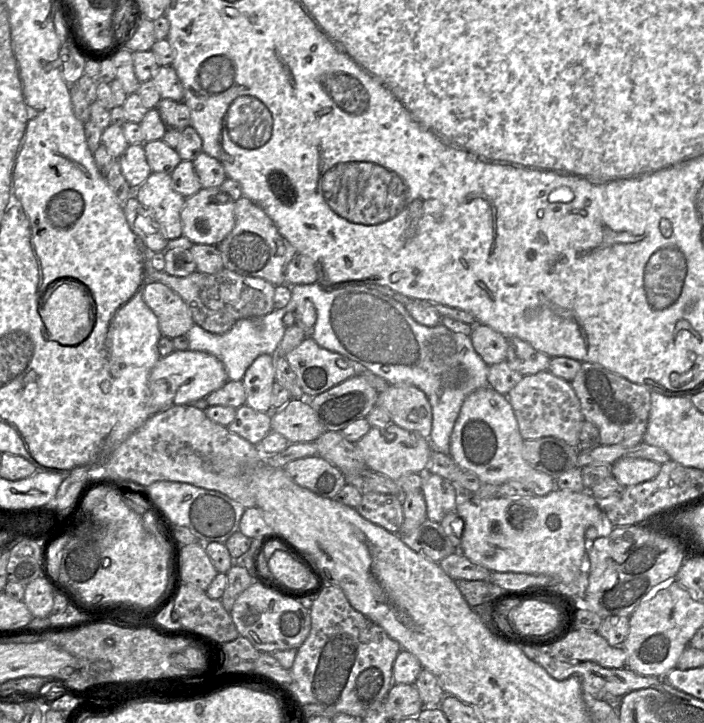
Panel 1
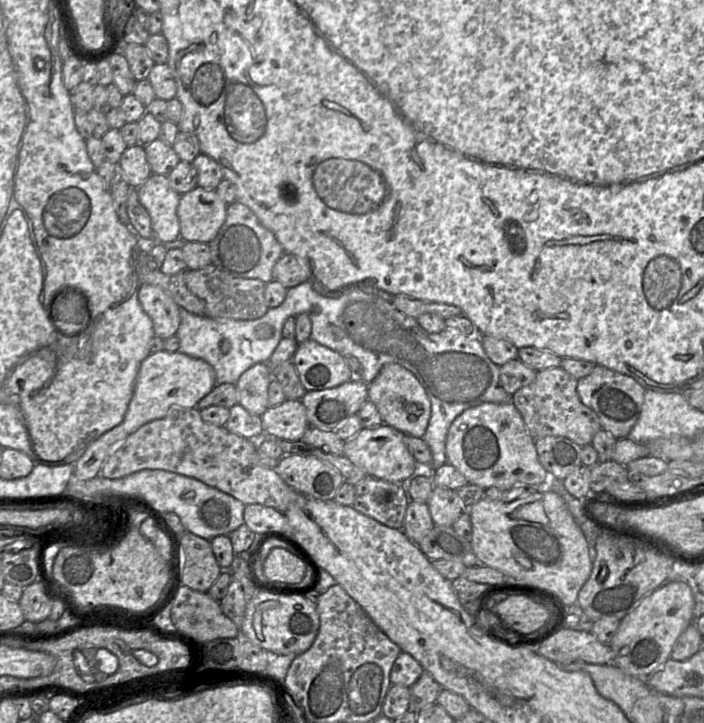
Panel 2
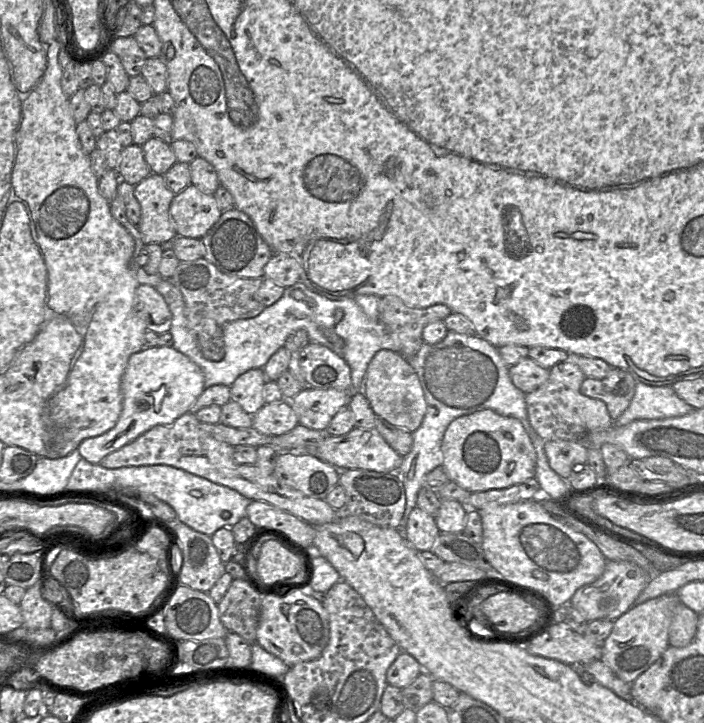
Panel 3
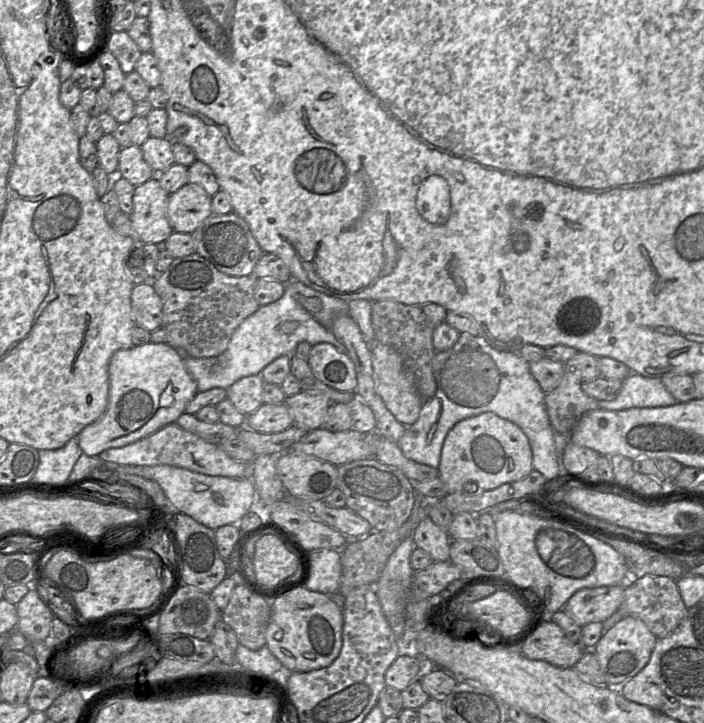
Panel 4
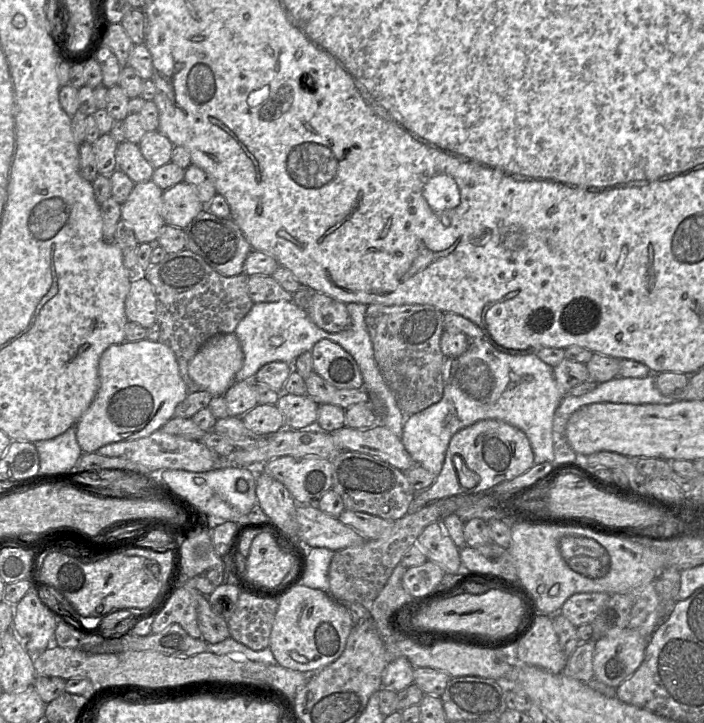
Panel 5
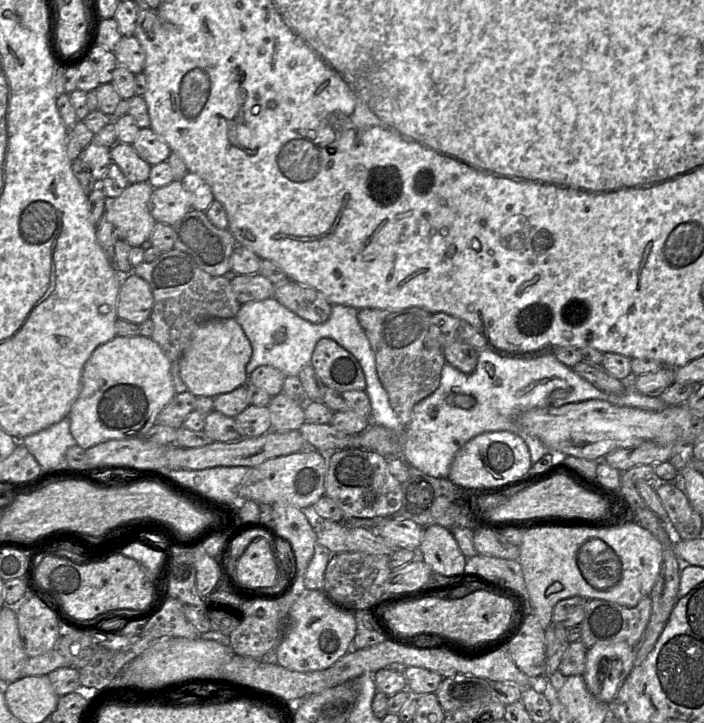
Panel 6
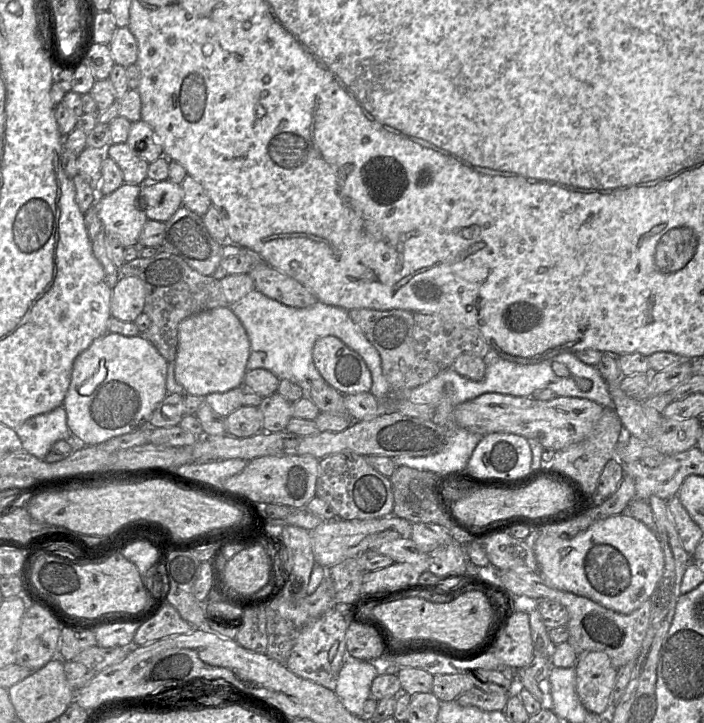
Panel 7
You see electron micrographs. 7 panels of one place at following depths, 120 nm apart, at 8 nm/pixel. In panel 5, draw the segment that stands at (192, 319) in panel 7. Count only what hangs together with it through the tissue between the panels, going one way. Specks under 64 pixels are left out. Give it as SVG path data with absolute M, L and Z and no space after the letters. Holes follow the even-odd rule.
M218 334L207 340L188 362L190 378L202 390L221 396L235 382L244 355L237 336Z

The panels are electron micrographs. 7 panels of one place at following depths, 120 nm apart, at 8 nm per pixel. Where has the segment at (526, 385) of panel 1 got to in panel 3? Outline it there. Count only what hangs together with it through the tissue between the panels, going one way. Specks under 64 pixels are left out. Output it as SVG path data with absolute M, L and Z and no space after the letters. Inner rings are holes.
M569 354L566 361L549 370L549 378L542 386L526 394L528 421L543 440L579 441L591 431L604 430L613 426L614 421L609 415L606 404L580 392L581 384L585 378Z

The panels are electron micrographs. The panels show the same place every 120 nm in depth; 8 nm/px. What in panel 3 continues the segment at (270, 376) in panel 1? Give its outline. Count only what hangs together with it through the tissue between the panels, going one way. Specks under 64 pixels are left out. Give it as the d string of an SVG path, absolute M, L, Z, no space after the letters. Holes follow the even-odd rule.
M253 368L239 375L230 386L231 400L237 402L244 411L250 415L254 415L265 404L264 401L264 385L267 378L263 368Z

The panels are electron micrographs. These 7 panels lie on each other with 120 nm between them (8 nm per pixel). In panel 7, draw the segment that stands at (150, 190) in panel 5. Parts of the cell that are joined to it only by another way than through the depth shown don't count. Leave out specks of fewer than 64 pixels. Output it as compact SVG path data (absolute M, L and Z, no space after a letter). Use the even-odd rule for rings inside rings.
M125 182L111 194L99 196L93 206L97 206L102 228L106 233L114 233L122 245L132 247L139 243L139 236L147 221L145 213L140 208L139 196L141 185L131 185Z

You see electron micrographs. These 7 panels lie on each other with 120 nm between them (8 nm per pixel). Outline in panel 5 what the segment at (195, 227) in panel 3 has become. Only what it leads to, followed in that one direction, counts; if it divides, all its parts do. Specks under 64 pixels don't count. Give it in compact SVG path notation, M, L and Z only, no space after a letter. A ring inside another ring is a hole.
M180 182L164 190L162 194L162 217L166 225L185 228L203 209L195 188Z

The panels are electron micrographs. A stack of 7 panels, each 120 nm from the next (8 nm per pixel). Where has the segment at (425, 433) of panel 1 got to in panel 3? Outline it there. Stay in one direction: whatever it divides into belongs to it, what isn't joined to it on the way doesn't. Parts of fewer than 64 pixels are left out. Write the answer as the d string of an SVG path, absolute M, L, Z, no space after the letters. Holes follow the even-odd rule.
M383 349L373 356L366 371L363 394L377 416L410 433L421 425L426 413L427 405L419 377L398 352Z

